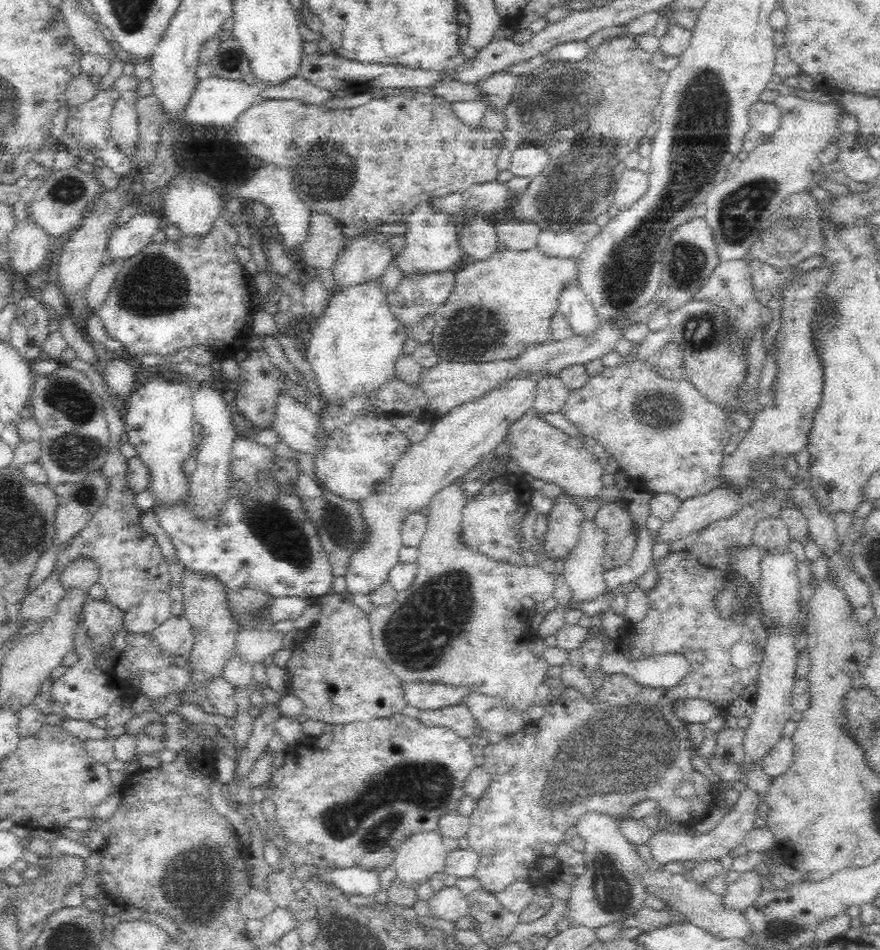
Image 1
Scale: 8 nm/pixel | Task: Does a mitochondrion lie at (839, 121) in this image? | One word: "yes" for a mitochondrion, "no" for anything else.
no

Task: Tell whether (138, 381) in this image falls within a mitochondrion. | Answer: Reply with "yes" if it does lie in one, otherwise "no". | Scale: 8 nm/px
no

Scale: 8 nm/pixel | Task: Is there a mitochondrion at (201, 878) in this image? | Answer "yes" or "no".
yes

